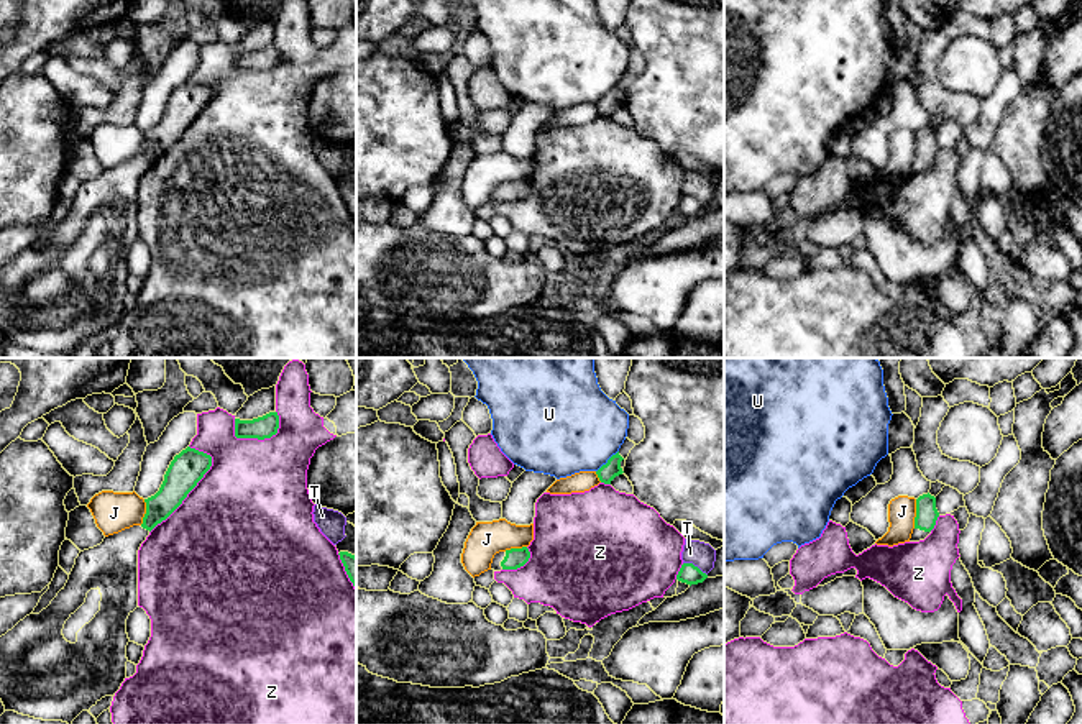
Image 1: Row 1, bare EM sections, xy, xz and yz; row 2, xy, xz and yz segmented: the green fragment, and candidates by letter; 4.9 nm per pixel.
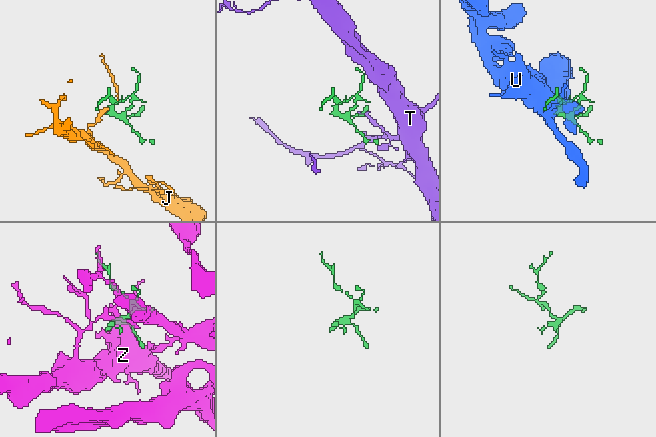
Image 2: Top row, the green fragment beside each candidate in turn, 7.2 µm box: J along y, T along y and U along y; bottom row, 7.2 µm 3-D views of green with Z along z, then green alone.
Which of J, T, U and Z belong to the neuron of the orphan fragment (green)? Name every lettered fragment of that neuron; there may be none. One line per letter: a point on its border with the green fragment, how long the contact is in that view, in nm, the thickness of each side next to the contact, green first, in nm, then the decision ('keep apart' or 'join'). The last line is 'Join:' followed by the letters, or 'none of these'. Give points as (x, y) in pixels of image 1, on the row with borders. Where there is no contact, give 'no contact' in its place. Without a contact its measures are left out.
J: yz (916, 514) | 140 nm | 110/140 nm | keep apart
T: xz (693, 565) | 140 nm | 100/120 nm | keep apart
U: xz (608, 462) | 160 nm | 90/460 nm | keep apart
Z: xy (187, 493) | 480 nm | 170/500 nm | keep apart
Join: none of these

